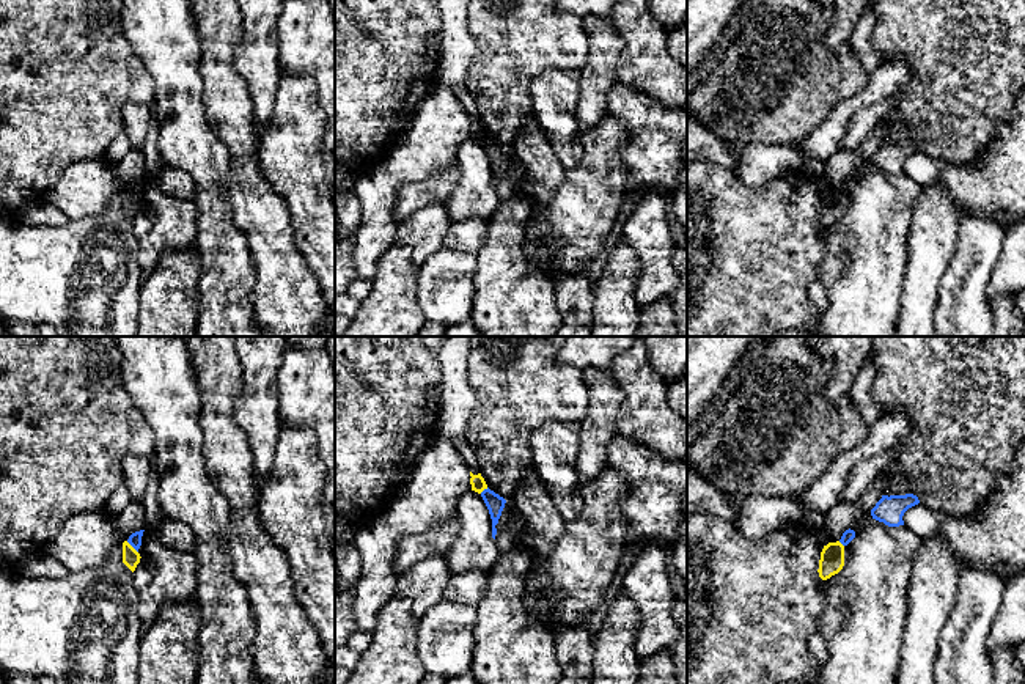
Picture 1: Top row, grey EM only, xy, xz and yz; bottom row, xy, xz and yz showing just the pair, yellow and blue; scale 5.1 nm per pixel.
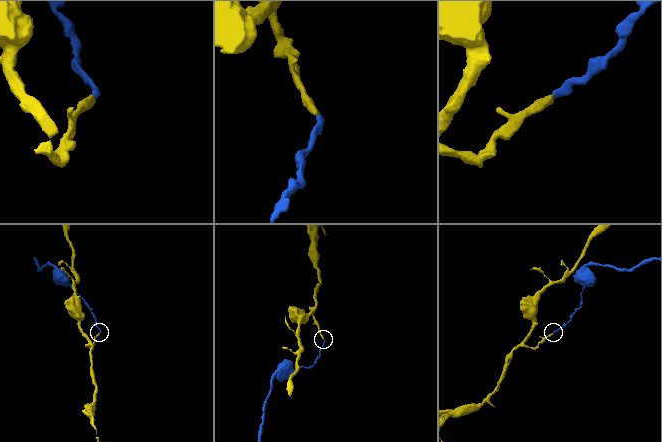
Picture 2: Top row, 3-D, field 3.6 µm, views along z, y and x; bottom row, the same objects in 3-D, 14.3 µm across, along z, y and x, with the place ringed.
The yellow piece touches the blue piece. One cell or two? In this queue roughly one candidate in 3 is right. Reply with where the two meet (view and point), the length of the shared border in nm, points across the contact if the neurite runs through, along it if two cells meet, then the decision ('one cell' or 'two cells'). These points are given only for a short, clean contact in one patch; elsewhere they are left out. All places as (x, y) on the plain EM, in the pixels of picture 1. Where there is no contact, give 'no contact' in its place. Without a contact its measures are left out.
contact xy (132, 195); length 90 nm; border xy (126, 189), (137, 200); two cells

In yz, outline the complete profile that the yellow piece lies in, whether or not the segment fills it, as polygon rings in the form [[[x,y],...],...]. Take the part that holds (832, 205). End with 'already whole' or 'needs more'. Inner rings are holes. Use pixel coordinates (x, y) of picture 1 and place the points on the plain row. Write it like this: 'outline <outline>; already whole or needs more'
outline [[[836,189],[836,190],[828,190],[824,193],[821,200],[821,208],[819,208],[819,225],[822,228],[830,226],[832,223],[838,222],[844,214],[844,193]]]; already whole

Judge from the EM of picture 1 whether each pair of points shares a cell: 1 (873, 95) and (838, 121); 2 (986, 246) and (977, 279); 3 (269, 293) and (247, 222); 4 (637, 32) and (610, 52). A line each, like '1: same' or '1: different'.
1: same
2: same
3: same
4: different

